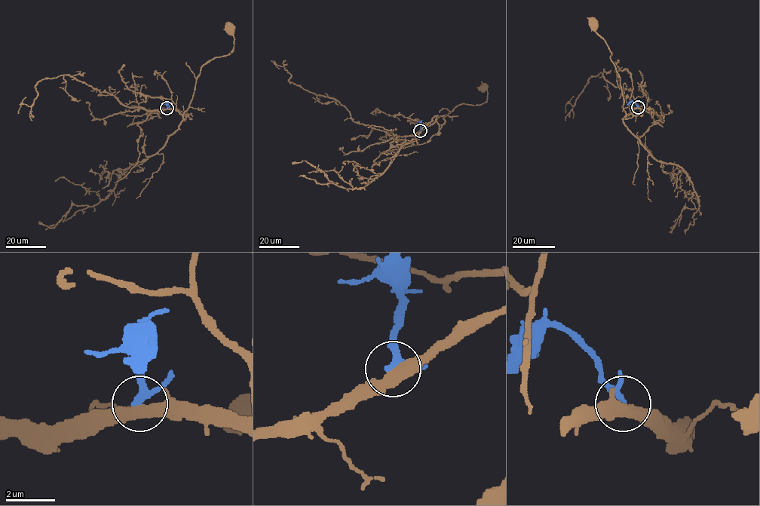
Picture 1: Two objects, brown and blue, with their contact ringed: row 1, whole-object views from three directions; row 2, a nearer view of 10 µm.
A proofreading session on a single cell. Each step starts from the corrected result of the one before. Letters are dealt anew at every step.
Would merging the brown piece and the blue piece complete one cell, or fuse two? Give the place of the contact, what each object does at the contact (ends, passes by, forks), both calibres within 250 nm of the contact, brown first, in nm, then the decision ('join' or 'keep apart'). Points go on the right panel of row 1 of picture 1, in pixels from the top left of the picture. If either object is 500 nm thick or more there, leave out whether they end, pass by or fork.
(638, 107) | brown passes by | blue passes by | 440/240 nm | keep apart

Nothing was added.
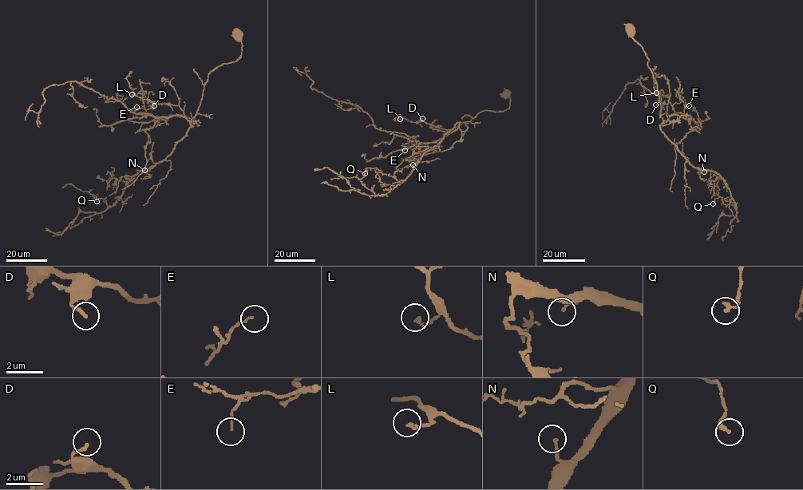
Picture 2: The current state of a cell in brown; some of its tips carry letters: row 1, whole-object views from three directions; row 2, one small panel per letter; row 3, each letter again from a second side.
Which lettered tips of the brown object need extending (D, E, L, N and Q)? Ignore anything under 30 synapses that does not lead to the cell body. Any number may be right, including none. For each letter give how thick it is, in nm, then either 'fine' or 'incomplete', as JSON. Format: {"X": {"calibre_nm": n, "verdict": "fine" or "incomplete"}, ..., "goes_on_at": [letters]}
{"D": {"calibre_nm": 150, "verdict": "fine"}, "E": {"calibre_nm": 100, "verdict": "fine"}, "L": {"calibre_nm": 150, "verdict": "fine"}, "N": {"calibre_nm": 140, "verdict": "fine"}, "Q": {"calibre_nm": 180, "verdict": "fine"}, "goes_on_at": []}

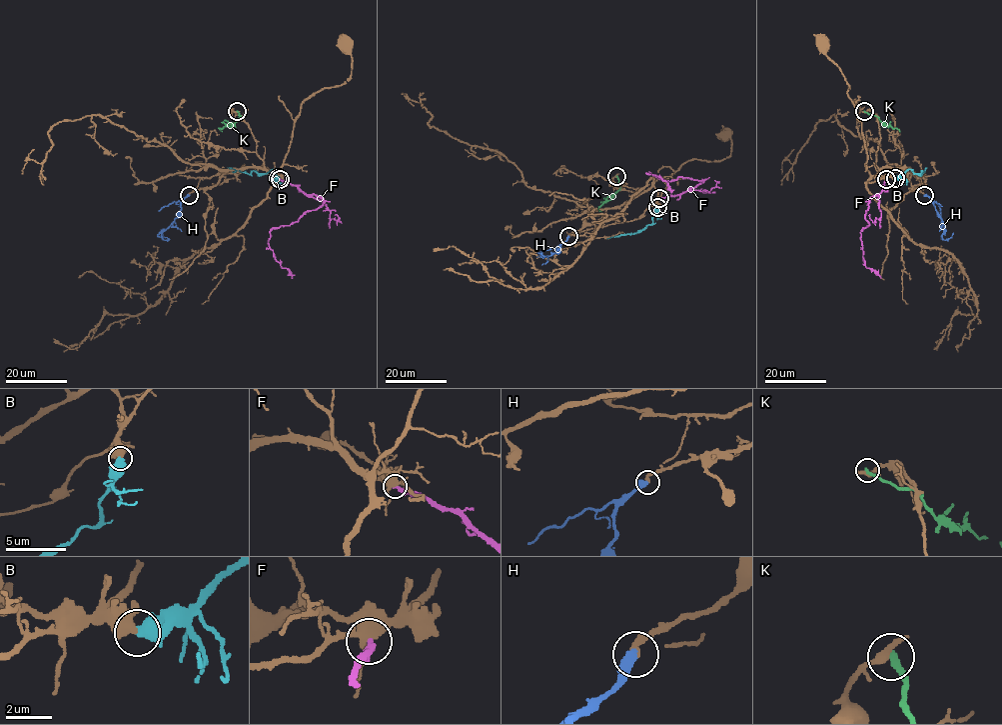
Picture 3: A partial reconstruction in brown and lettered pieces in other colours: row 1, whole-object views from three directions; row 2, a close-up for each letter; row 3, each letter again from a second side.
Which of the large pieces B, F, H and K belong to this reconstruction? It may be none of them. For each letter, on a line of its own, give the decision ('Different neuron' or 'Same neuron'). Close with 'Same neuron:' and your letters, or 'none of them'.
B: Different neuron
F: Different neuron
H: Same neuron
K: Different neuron
Same neuron: H

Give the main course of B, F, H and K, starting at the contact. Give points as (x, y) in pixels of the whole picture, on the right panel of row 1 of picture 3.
B: (895, 178), (911, 169), (914, 173), (921, 171), (922, 174), (927, 168)
F: (886, 179), (883, 189), (869, 201), (865, 219), (869, 225), (860, 232), (864, 265), (880, 278)
H: (924, 195), (933, 202), (941, 219), (944, 240), (953, 232)
K: (864, 111), (900, 131)

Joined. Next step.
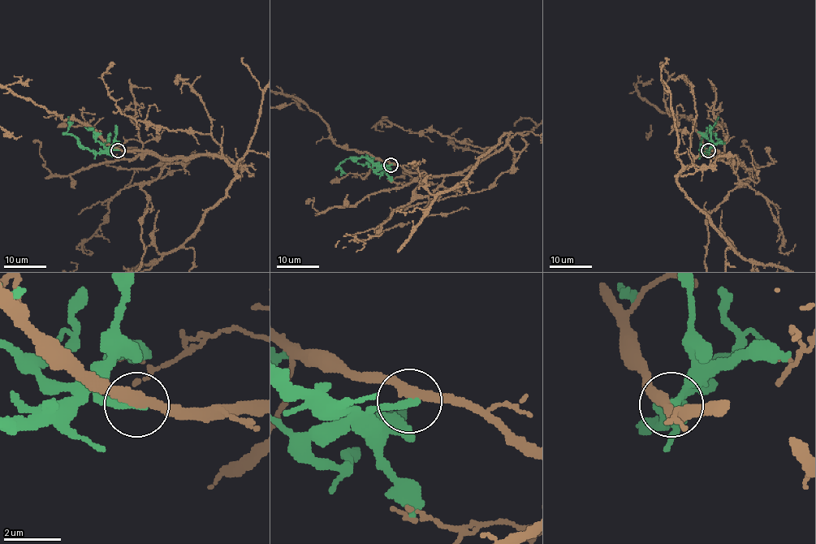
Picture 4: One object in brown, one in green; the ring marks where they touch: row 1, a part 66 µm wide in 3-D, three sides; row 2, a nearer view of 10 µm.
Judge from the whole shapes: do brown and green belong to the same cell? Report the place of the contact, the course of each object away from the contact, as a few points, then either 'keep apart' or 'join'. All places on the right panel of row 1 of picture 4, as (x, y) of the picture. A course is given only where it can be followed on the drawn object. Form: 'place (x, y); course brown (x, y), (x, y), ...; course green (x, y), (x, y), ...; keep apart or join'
place (708, 150); course green (708, 150), (705, 153), (701, 150), (701, 136), (708, 132), (718, 116); keep apart

